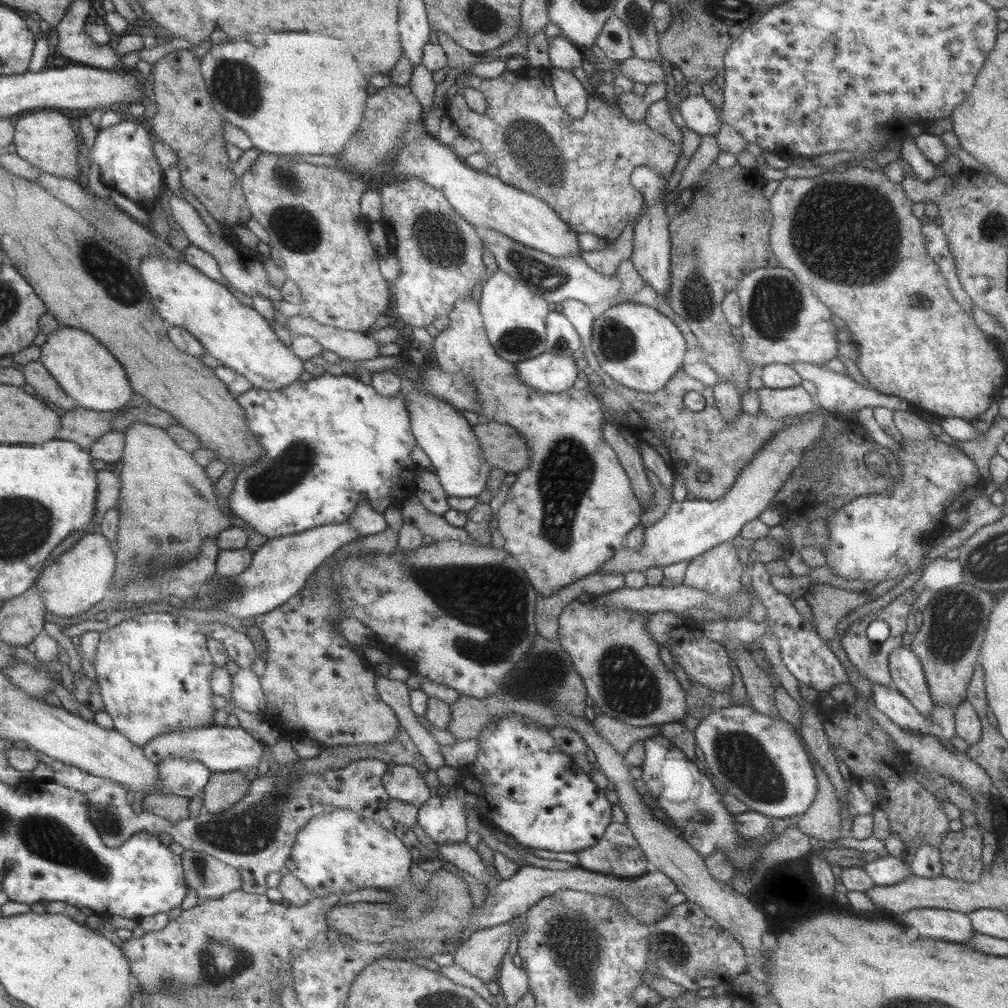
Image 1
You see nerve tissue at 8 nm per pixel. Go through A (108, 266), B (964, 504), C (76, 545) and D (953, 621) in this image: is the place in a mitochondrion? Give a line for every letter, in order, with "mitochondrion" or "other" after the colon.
A: mitochondrion
B: other
C: other
D: mitochondrion

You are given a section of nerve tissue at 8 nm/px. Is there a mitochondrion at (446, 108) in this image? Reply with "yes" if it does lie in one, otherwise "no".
no

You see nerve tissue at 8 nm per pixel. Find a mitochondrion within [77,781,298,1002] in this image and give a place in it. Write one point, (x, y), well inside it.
(216, 958)

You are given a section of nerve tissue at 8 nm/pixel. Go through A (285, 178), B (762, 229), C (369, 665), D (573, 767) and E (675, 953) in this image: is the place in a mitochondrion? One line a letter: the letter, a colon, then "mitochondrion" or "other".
A: mitochondrion
B: other
C: other
D: other
E: mitochondrion

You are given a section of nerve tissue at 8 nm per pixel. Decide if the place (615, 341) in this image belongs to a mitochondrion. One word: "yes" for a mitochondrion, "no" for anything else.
yes

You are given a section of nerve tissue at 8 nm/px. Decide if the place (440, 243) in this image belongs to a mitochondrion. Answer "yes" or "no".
yes

